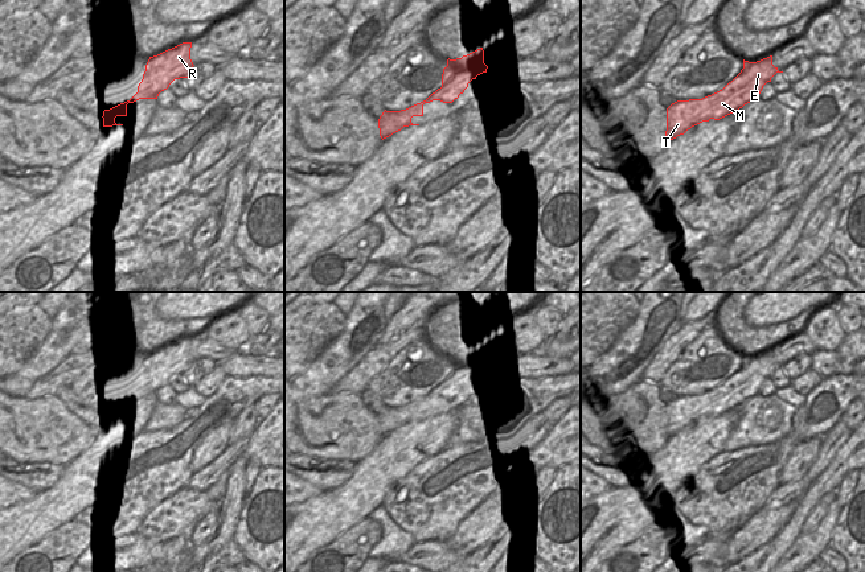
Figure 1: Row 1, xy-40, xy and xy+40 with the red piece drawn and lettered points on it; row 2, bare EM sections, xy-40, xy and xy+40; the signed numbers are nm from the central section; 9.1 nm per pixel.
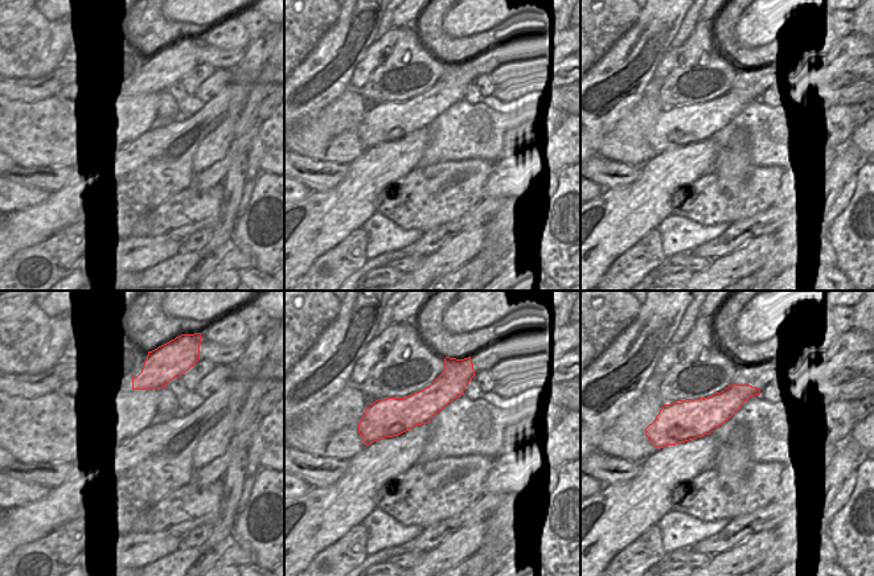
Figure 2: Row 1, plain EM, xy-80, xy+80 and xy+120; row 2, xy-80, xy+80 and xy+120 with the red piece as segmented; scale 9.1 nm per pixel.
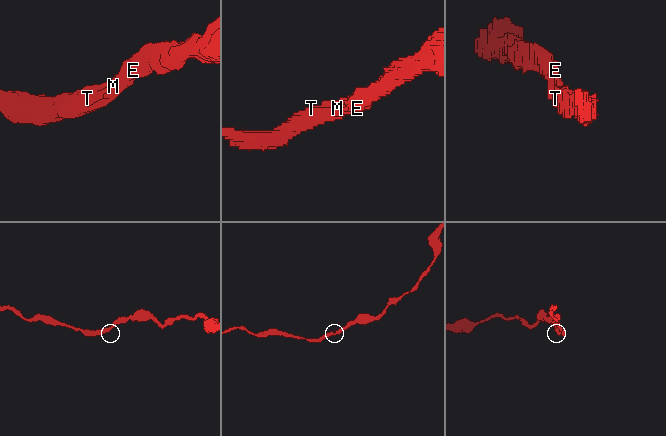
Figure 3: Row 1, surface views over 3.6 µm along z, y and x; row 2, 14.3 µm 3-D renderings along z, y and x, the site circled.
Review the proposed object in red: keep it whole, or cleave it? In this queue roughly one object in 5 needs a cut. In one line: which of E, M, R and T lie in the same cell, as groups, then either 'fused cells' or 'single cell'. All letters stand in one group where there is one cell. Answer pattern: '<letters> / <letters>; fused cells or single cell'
E M R T; single cell

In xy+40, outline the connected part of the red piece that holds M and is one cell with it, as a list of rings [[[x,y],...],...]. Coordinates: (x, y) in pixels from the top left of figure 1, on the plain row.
[[[772,351],[757,358],[749,358],[743,355],[743,365],[741,369],[729,378],[722,386],[708,391],[702,395],[677,396],[667,404],[667,427],[665,433],[668,437],[684,431],[692,423],[709,417],[710,415],[720,416],[730,410],[737,408],[745,400],[759,395],[759,390],[767,378],[779,367],[772,361]]]

